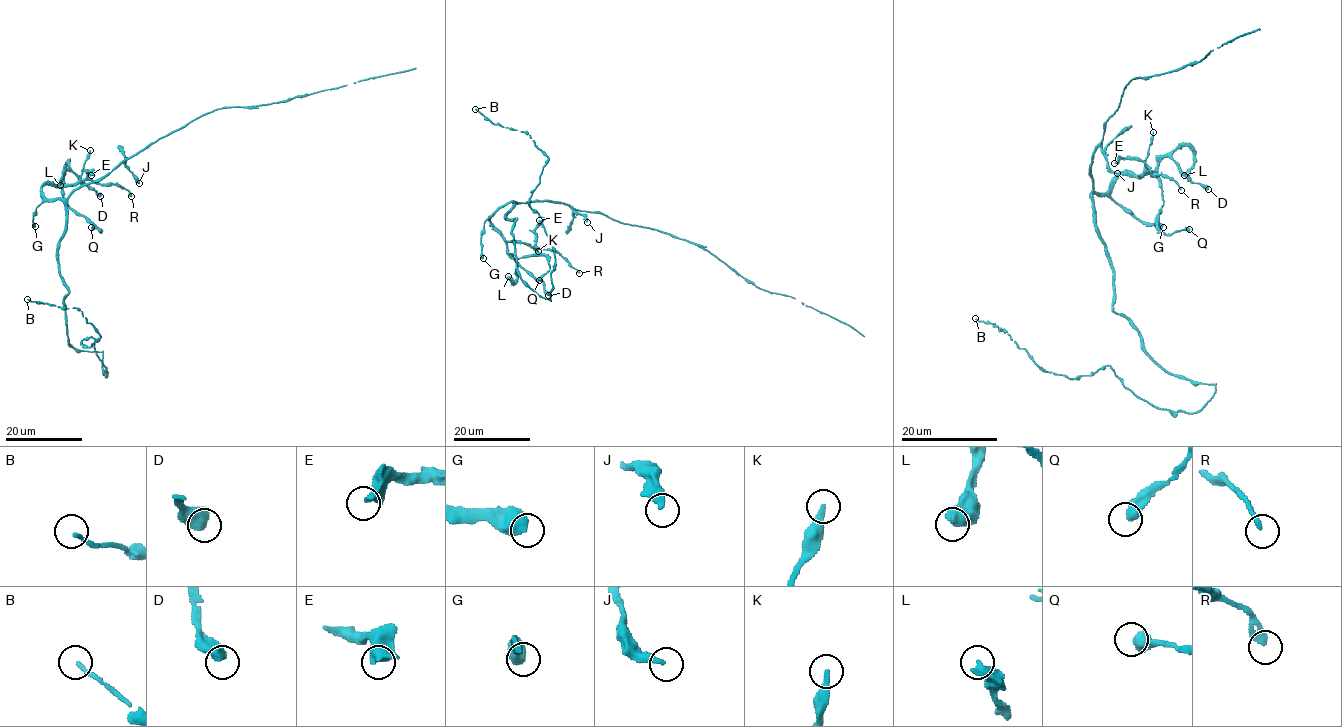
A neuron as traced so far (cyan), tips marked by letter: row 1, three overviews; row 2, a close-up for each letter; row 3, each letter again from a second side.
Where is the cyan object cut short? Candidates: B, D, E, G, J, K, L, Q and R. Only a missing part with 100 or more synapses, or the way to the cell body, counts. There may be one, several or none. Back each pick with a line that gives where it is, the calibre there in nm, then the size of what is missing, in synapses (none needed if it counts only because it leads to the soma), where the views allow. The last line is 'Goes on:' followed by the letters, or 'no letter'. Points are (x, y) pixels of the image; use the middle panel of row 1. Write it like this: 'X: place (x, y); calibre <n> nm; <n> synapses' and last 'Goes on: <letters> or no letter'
Goes on: no letter

